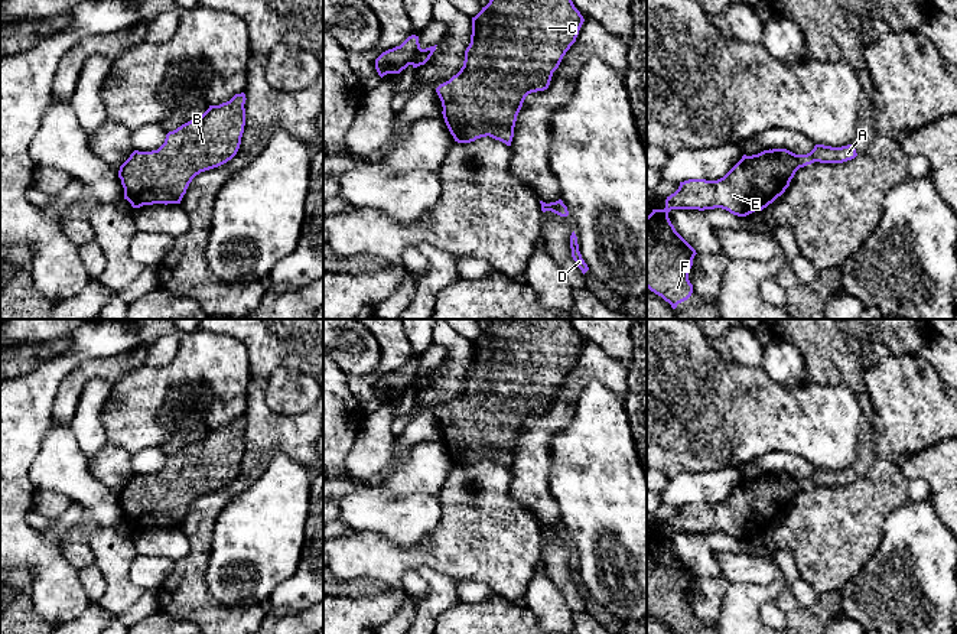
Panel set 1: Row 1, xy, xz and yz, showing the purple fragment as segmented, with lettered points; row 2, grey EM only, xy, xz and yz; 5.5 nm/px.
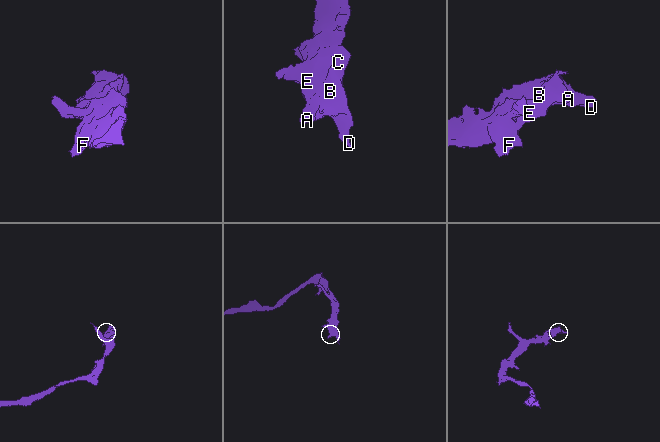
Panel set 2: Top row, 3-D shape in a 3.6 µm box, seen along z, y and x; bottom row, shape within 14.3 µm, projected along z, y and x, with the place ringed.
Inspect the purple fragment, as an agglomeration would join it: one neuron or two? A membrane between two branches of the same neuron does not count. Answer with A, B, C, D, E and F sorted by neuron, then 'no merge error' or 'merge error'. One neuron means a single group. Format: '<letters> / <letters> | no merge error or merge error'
A B C D E F | no merge error

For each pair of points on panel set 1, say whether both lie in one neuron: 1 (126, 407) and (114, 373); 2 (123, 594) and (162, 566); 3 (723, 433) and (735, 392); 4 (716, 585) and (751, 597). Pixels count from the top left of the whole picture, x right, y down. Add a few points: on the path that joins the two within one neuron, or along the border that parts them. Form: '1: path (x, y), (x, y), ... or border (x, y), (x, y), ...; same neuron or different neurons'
1: border (129, 371), (117, 383); different neurons
2: border (136, 555), (129, 578), (143, 589); different neurons
3: path (723, 423), (725, 402); same neuron
4: border (729, 585), (723, 594), (719, 618); different neurons

